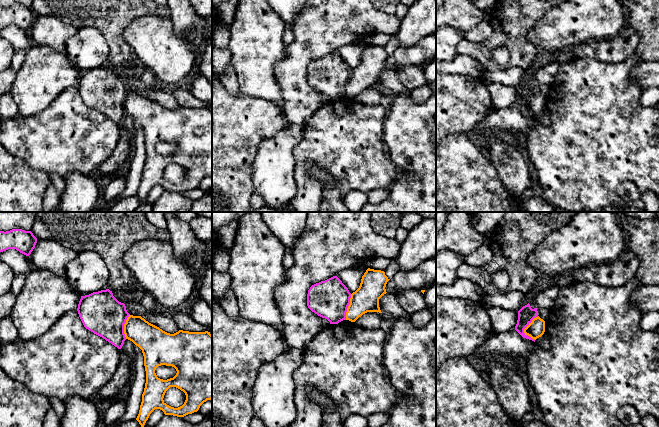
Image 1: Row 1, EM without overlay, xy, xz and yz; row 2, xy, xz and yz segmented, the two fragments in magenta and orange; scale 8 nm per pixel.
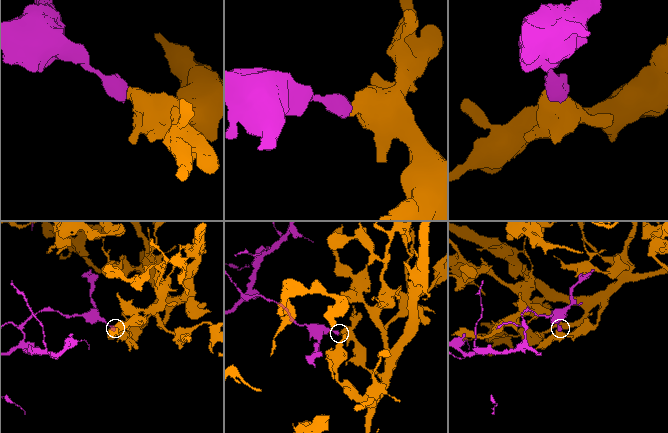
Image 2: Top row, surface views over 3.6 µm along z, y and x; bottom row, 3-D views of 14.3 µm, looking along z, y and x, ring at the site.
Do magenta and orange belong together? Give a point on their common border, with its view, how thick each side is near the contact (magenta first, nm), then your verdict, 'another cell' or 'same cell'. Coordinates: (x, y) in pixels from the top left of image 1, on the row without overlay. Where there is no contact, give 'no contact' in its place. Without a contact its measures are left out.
meets magenta in yz at (525, 103); 140 nm thick on the magenta side, 140 nm on the other; another cell

